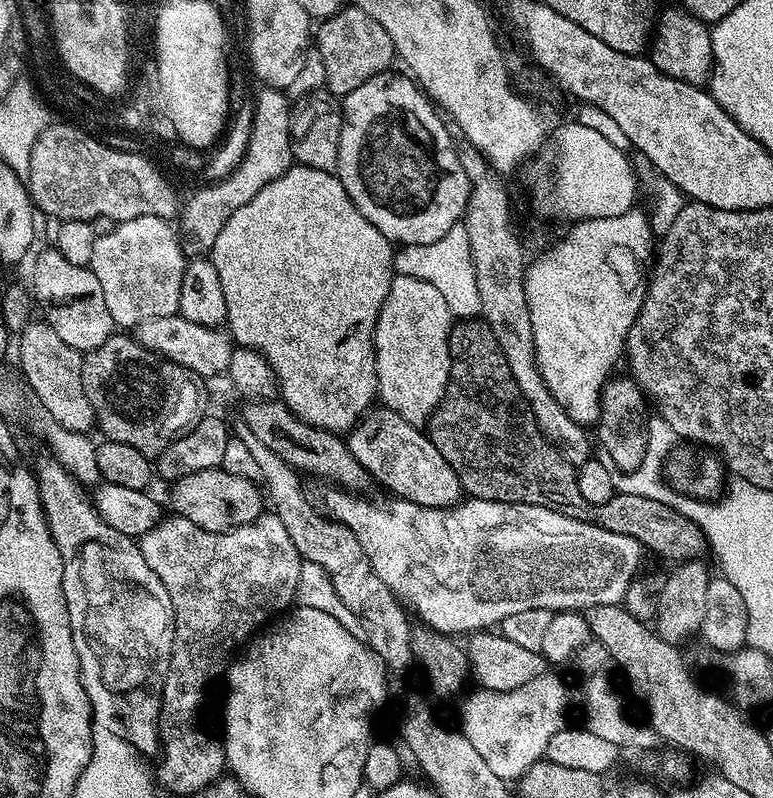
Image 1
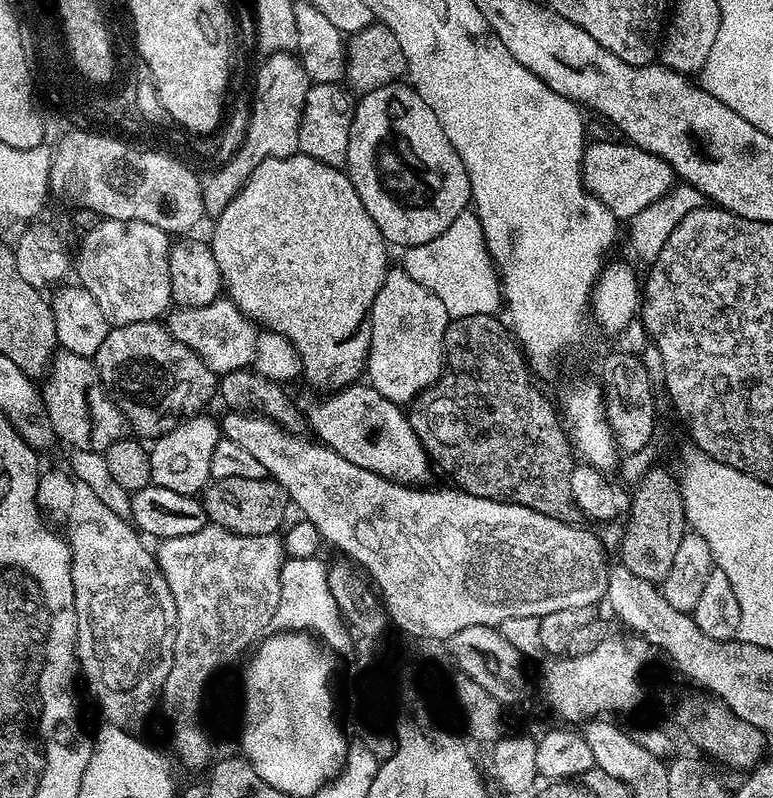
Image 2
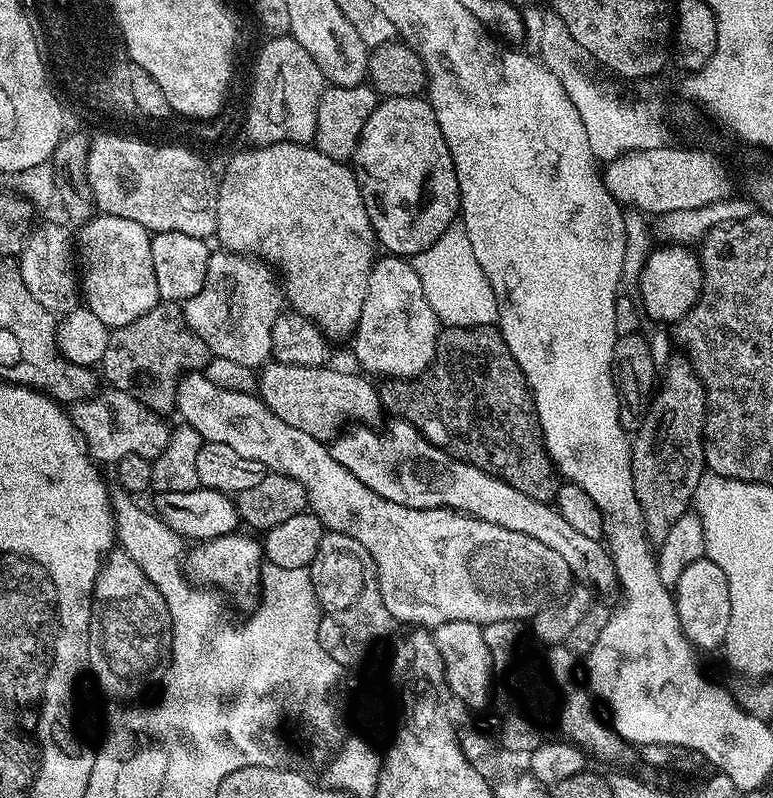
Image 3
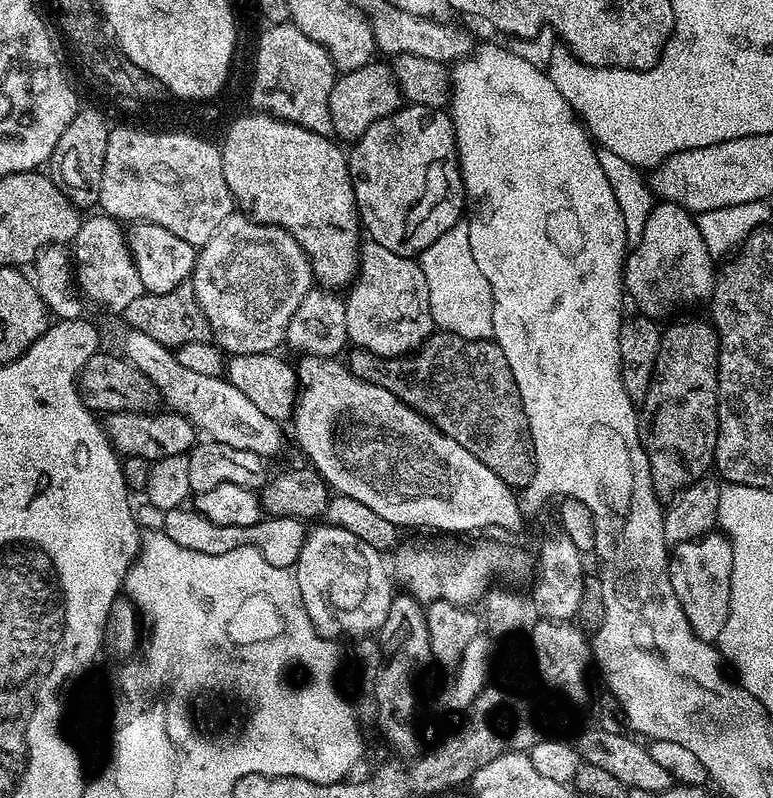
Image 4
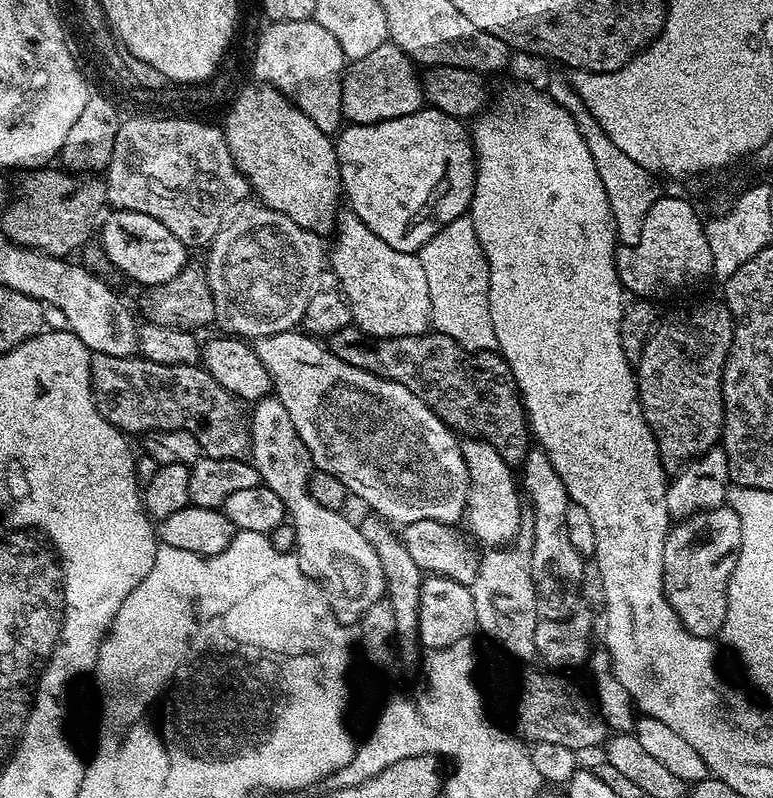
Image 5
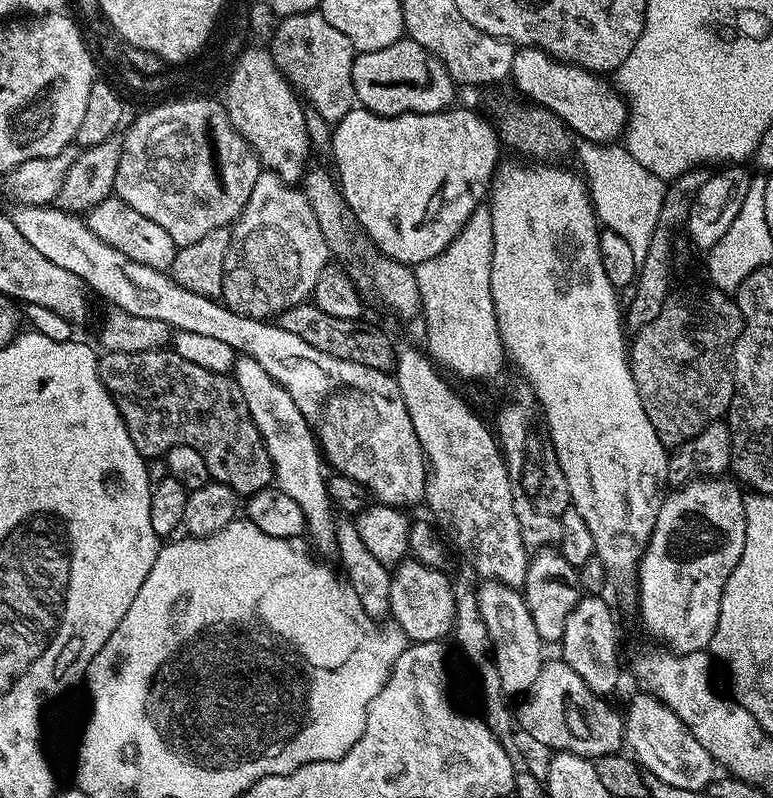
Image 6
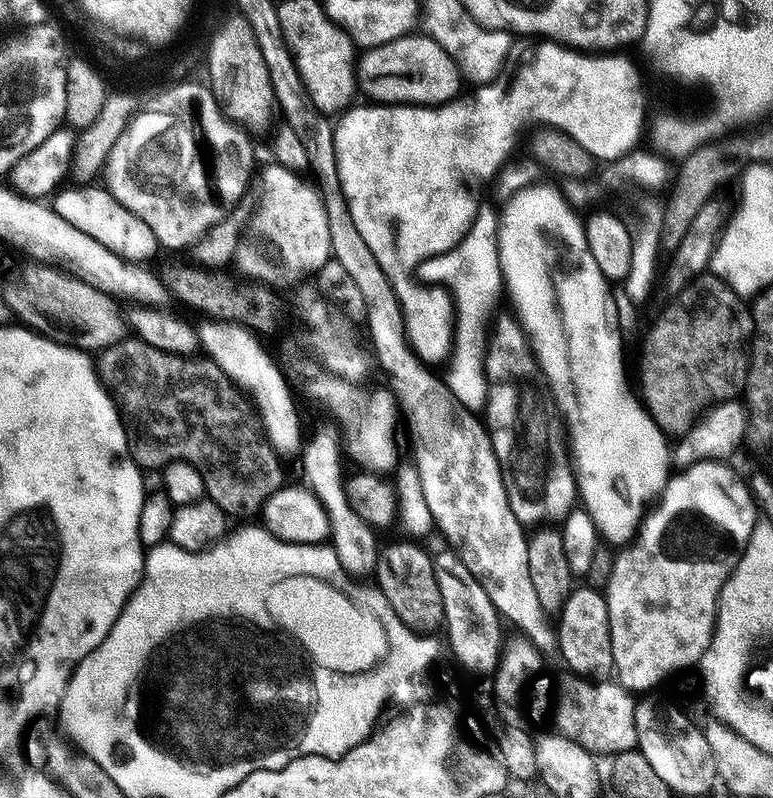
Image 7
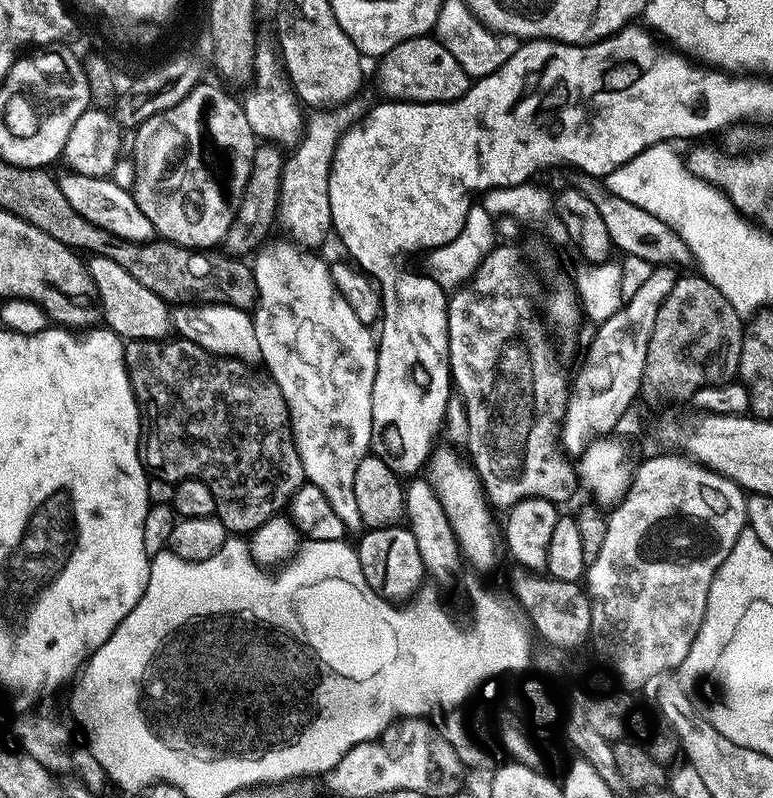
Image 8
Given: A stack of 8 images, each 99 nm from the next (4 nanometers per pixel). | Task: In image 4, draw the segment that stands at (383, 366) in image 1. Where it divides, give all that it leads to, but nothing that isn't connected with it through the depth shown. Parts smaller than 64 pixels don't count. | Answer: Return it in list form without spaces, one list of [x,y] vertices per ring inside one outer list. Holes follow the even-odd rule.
[[[371,239],[360,245],[360,268],[356,271],[354,283],[347,289],[344,305],[349,341],[355,347],[365,348],[379,356],[406,356],[417,351],[434,331],[426,274],[422,274],[419,263],[411,256],[394,254],[394,250],[386,250],[386,246],[378,246],[378,242]]]

